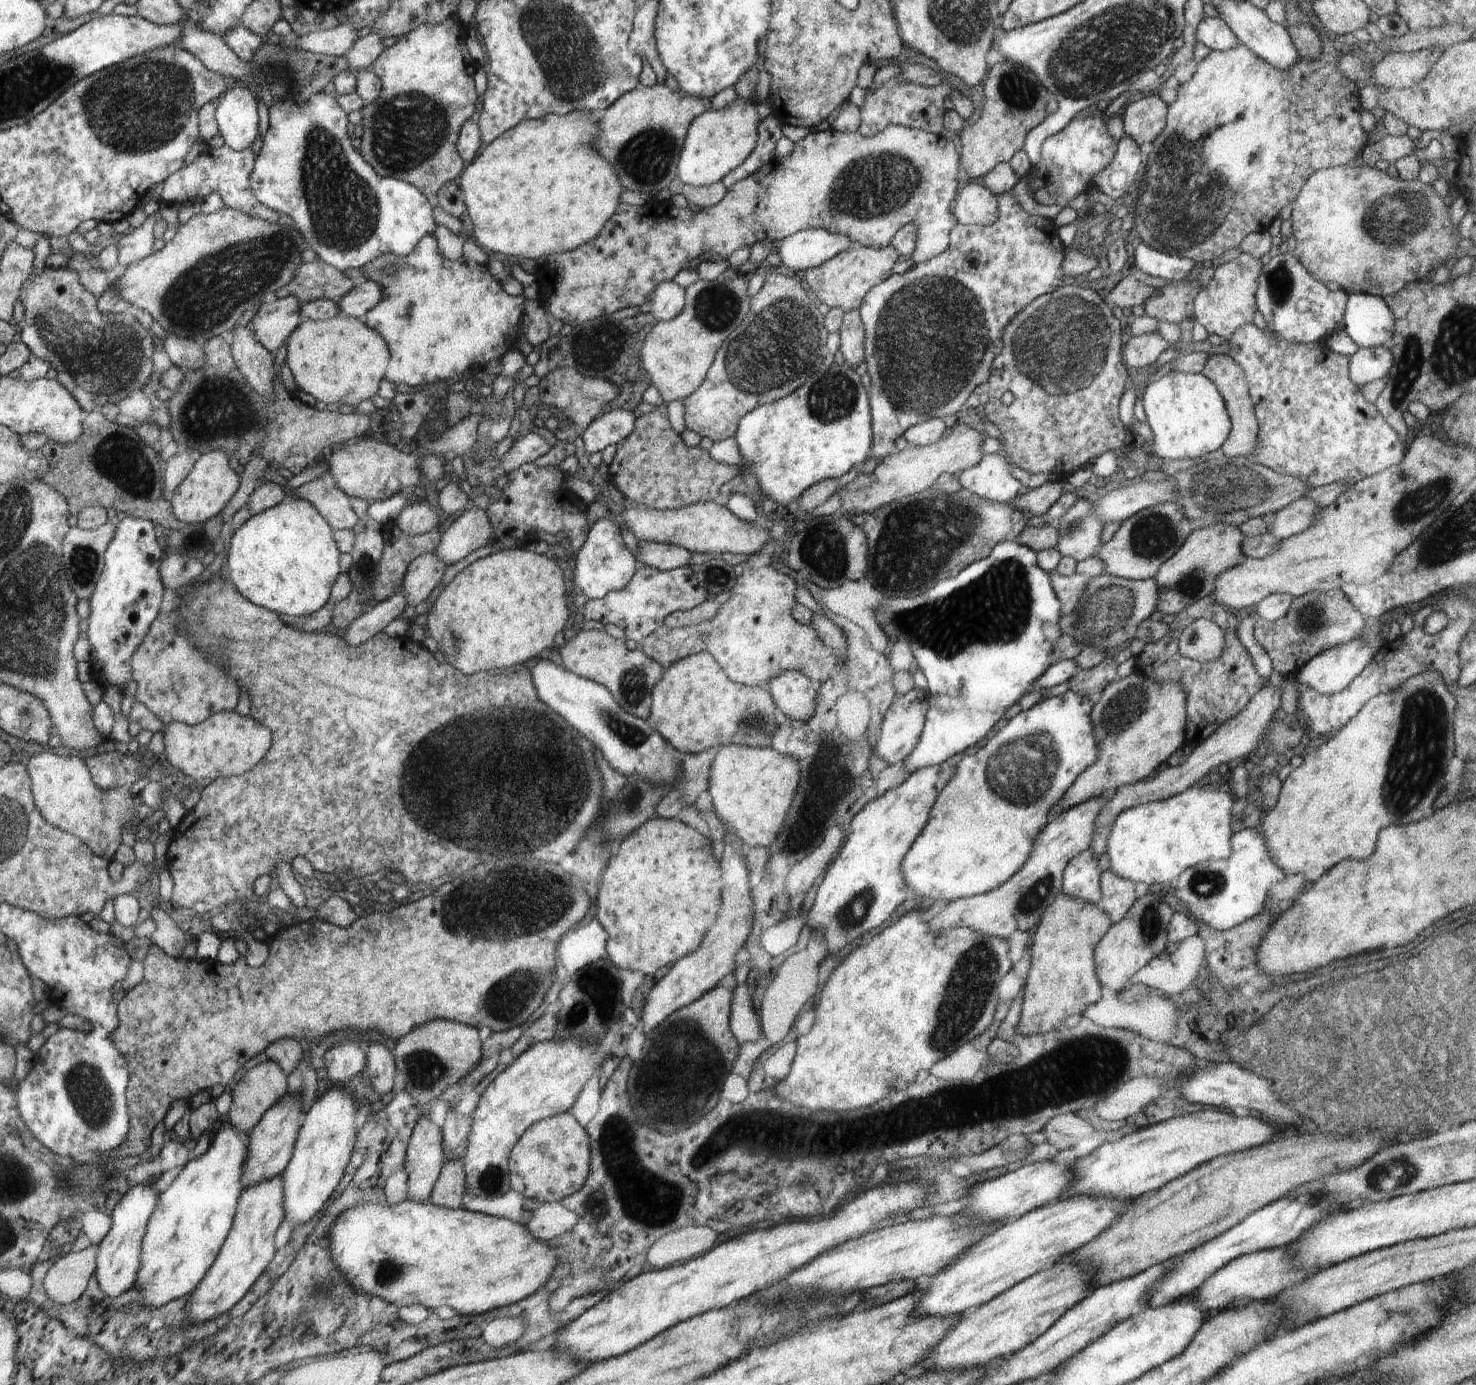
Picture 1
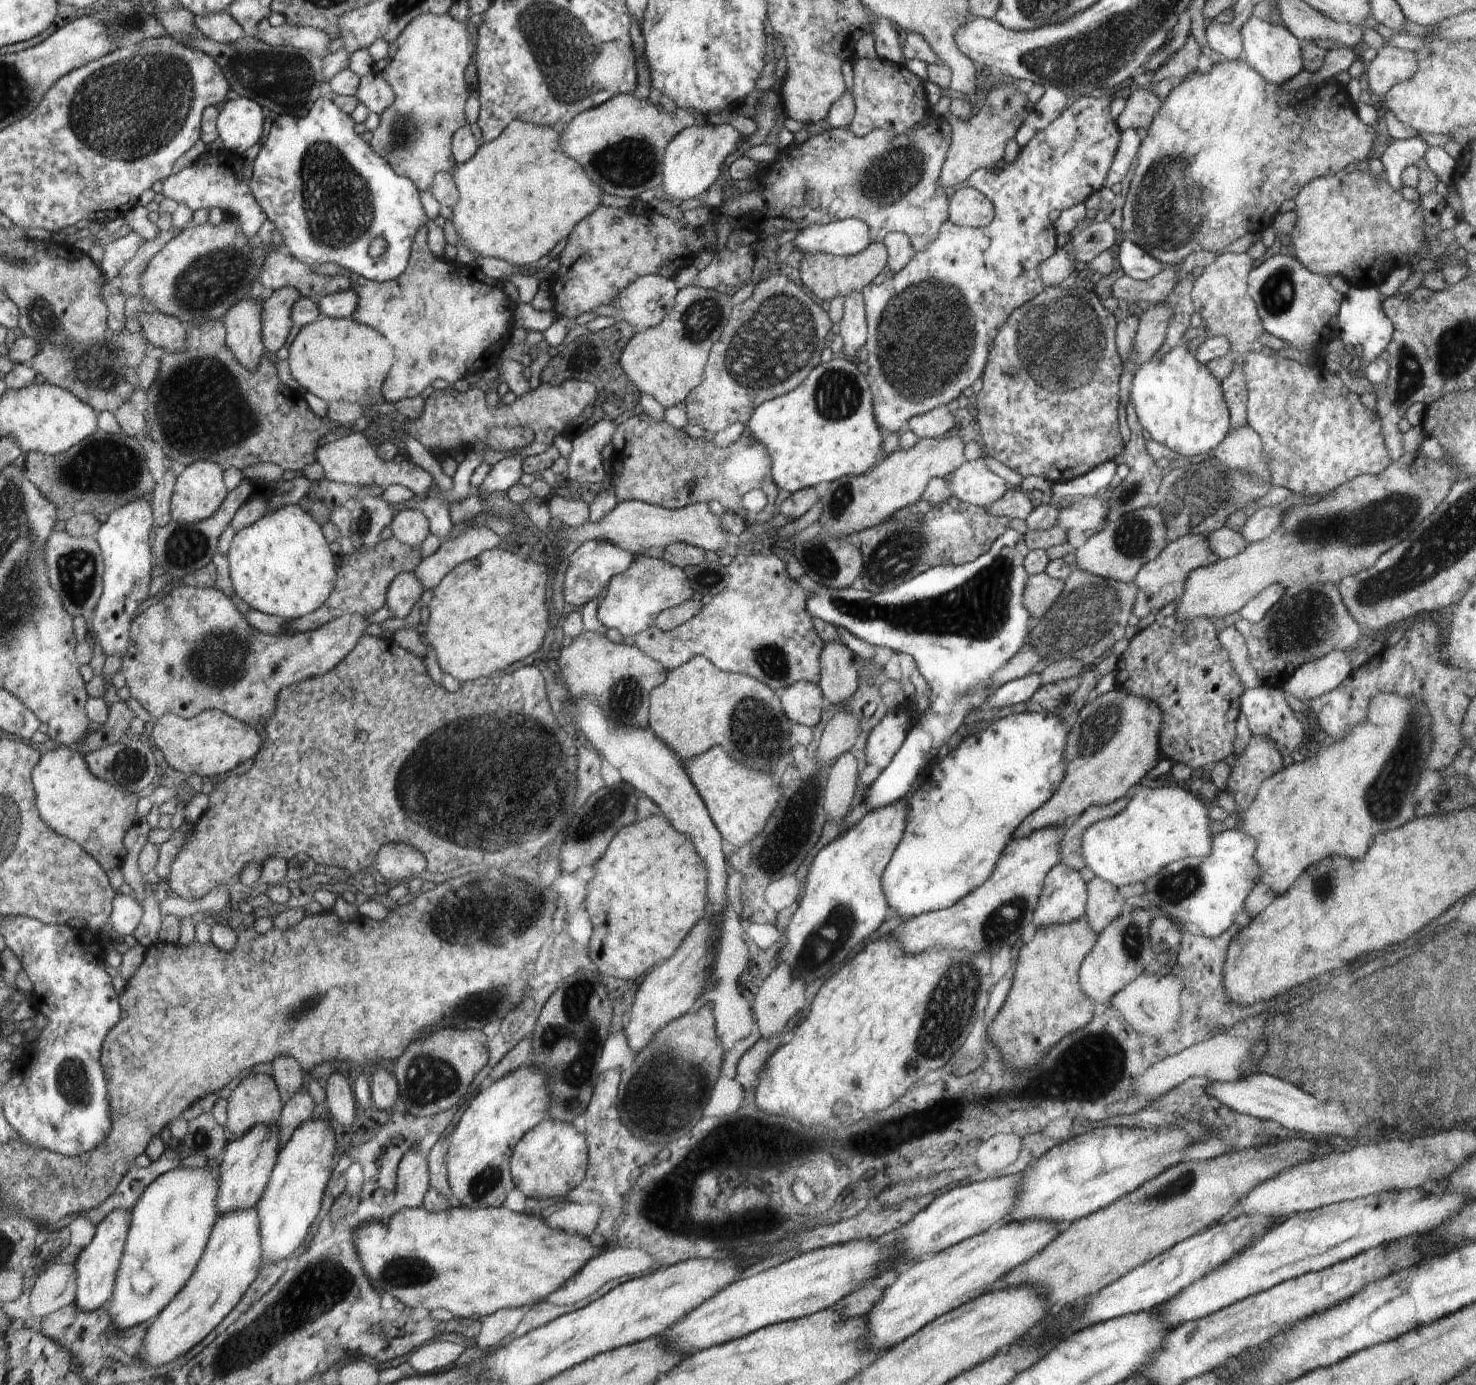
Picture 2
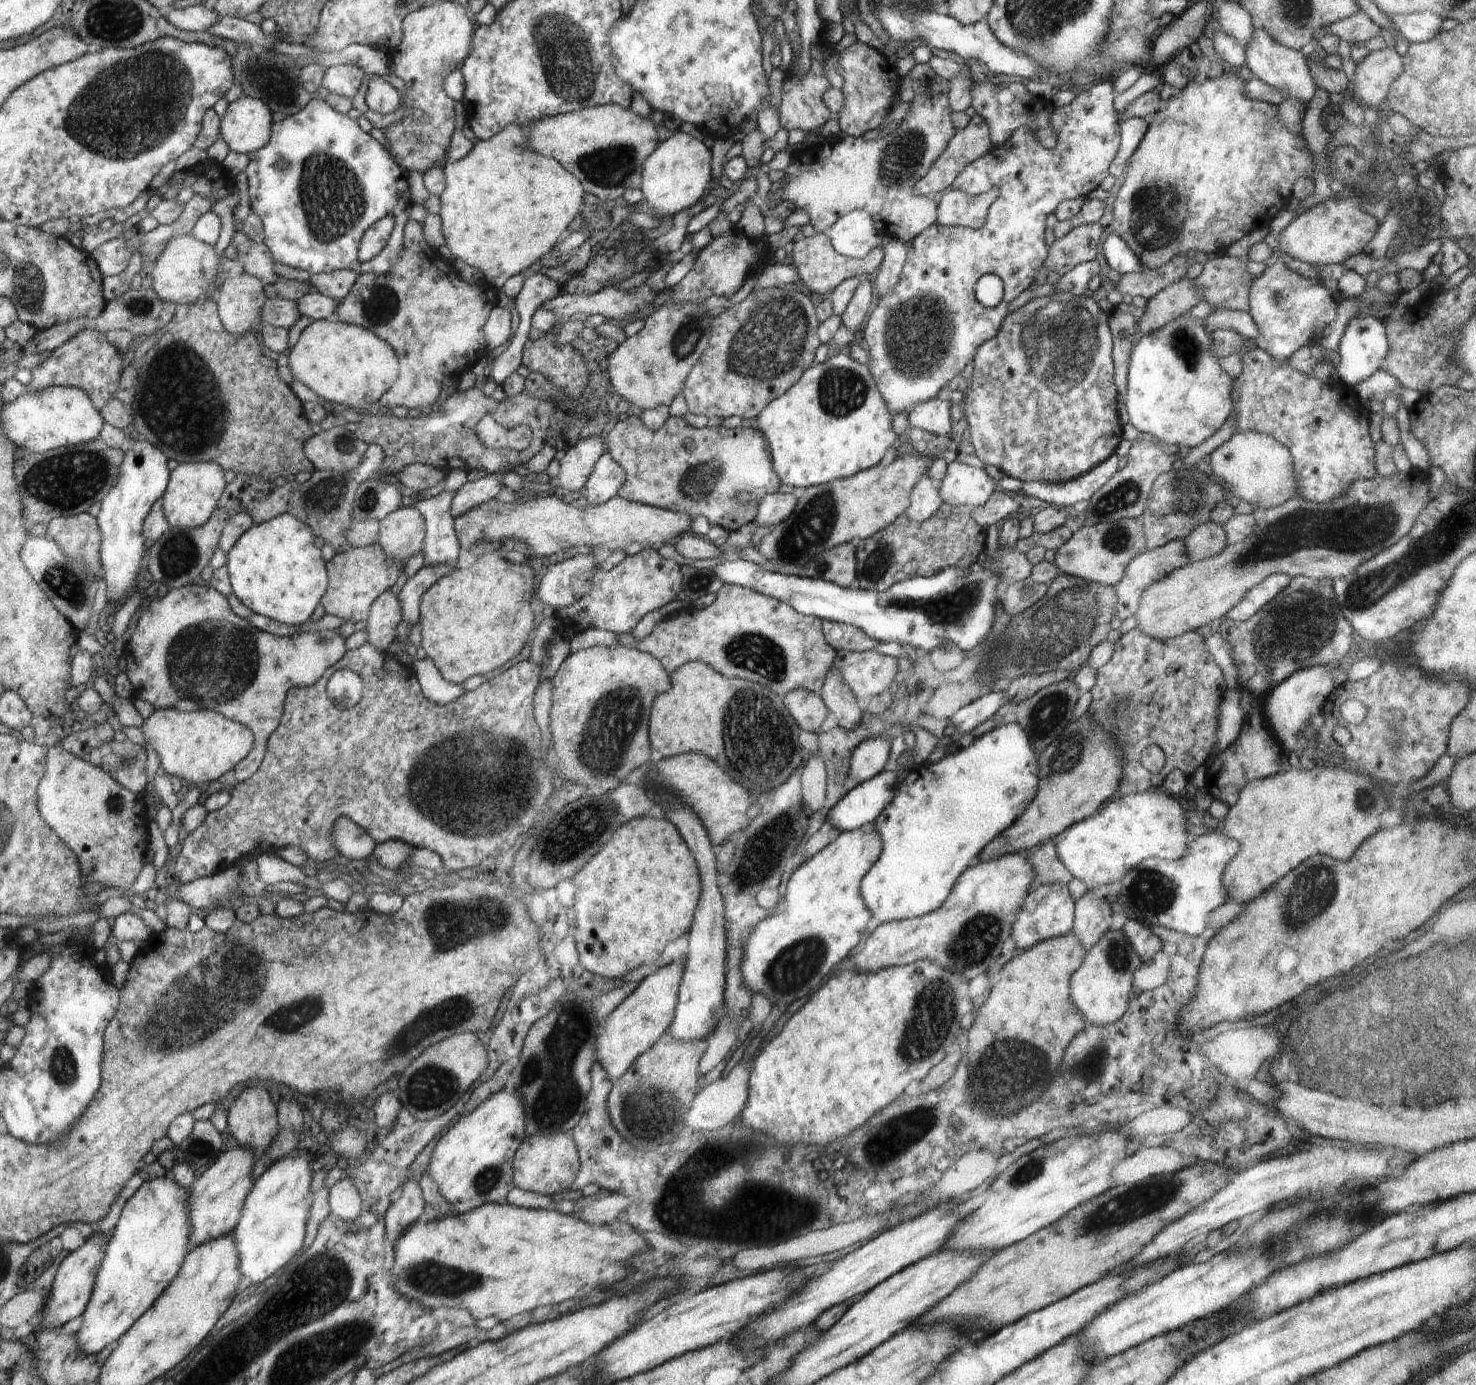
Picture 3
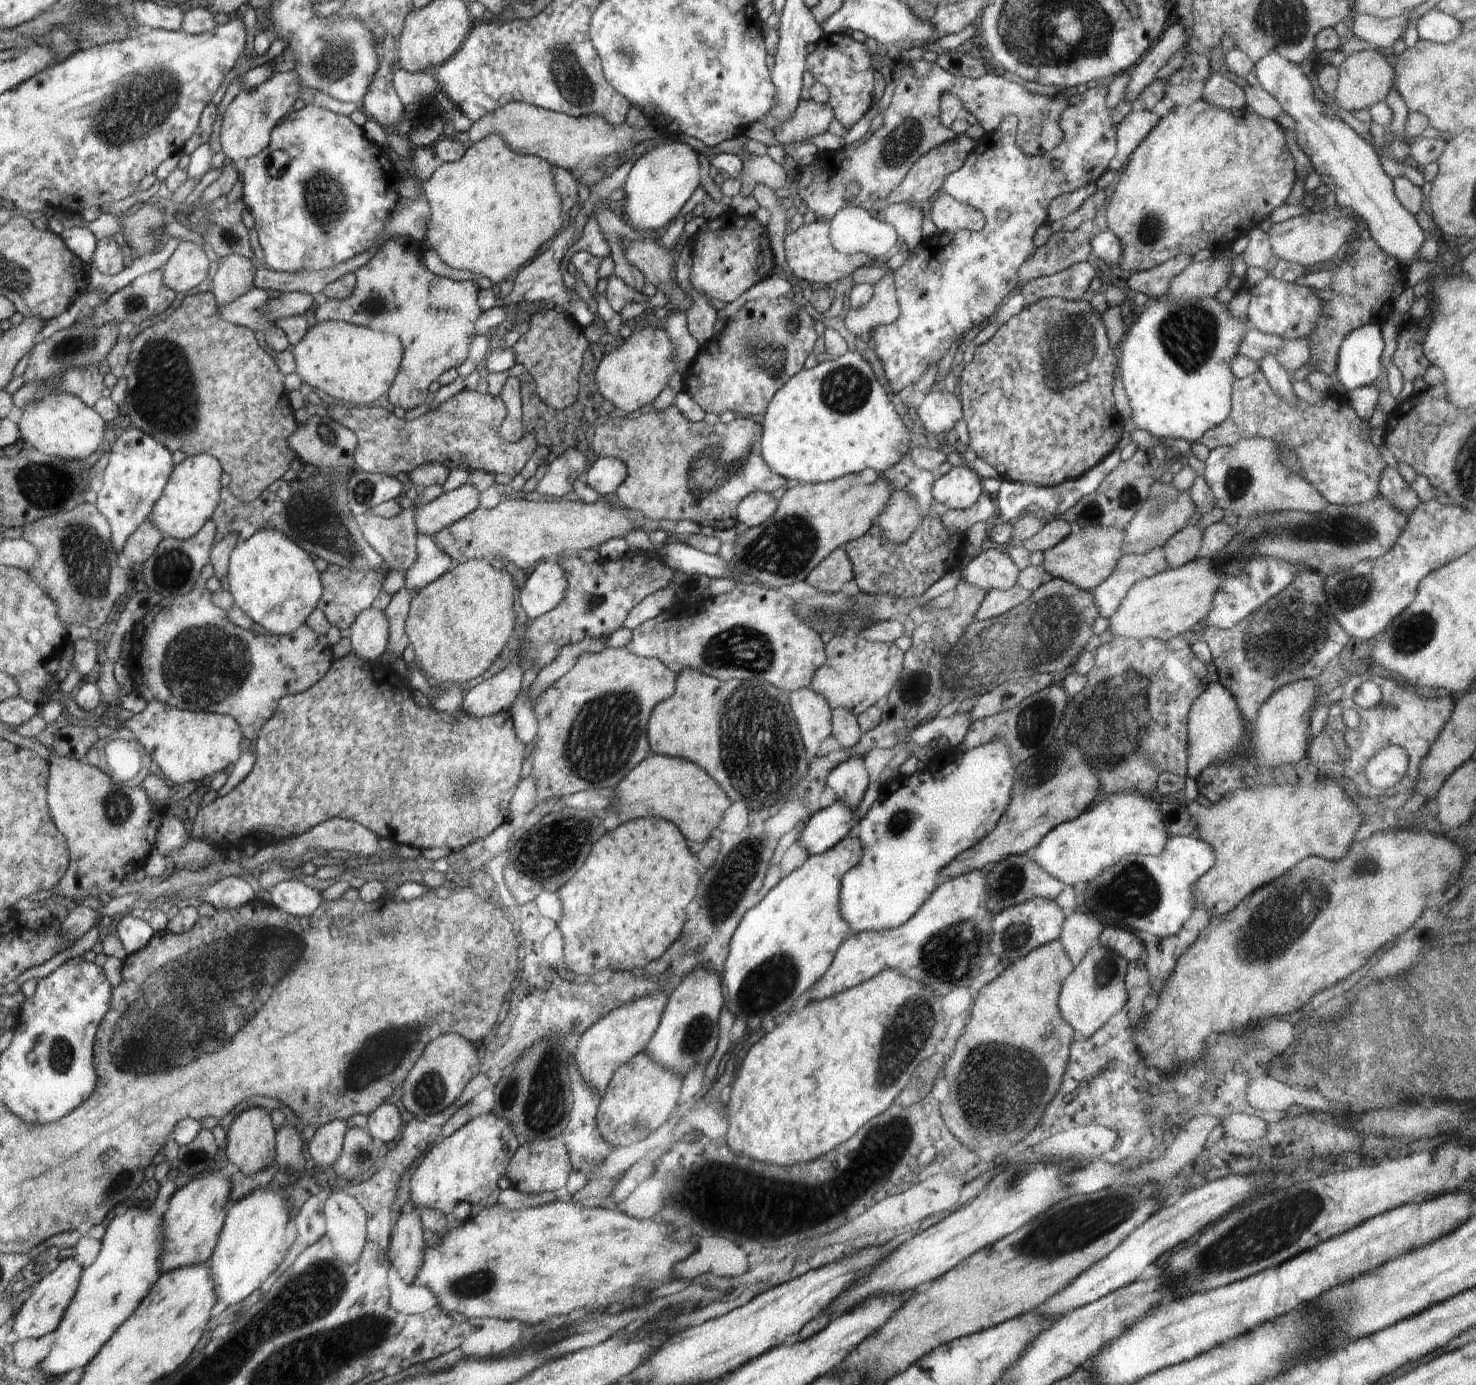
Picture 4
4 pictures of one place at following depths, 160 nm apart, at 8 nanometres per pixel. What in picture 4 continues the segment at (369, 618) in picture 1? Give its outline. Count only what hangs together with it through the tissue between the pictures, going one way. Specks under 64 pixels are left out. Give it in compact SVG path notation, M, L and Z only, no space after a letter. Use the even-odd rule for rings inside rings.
M204 584L186 594L164 597L131 630L132 650L126 667L138 696L146 701L160 701L185 711L208 711L230 715L240 724L251 746L261 729L277 712L282 698L301 693L316 685L329 669L334 657L326 635L318 634L307 624L287 635L259 634L231 622L225 611L214 605Z

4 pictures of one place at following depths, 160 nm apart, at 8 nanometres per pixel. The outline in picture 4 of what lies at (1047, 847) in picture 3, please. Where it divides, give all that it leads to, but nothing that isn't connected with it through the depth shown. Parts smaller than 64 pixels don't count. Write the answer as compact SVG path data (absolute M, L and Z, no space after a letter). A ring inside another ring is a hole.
M1030 853L1012 855L988 868L987 891L989 892L989 897L987 898L986 906L991 910L992 914L998 914L1009 906L1014 906L1033 898L1052 899L1054 901L1064 887L1065 884L1059 878L1040 868L1032 860Z

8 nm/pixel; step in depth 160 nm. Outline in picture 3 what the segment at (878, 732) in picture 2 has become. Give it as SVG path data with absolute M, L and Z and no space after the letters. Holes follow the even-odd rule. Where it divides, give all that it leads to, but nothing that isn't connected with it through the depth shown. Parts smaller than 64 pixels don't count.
M876 737L863 740L852 752L849 760L849 778L858 778L861 783L884 770L892 740Z

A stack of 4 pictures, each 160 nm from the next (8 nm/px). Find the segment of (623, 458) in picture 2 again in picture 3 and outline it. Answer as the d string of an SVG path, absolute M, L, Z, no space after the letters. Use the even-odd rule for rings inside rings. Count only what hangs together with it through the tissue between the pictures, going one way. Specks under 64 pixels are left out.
M632 415L614 425L605 438L605 446L606 451L625 472L624 482L617 492L620 498L686 513L690 518L706 516L712 527L722 526L729 532L740 530L754 521L759 502L770 492L778 492L780 486L780 476L773 469L769 441L760 429L742 426L736 429L727 429L724 426L697 429L688 425L684 417L669 416L660 430L652 432L644 426L641 417ZM688 438L694 442L691 448L686 446ZM741 492L748 492L751 496L751 501L745 507L740 506L737 501Z

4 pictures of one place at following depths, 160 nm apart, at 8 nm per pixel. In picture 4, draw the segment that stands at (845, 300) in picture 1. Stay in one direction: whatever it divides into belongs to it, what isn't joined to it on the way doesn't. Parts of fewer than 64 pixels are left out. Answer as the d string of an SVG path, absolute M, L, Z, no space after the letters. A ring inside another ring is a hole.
M816 220L810 224L804 224L801 228L793 231L784 239L786 261L795 276L803 283L813 286L831 286L838 284L846 277L864 267L868 262L868 256L864 253L856 253L852 256L842 254L829 239L829 224Z

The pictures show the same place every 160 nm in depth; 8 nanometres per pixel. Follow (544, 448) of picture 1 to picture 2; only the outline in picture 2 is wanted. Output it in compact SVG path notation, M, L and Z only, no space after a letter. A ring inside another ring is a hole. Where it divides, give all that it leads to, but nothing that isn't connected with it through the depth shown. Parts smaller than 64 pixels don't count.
M510 455L492 466L482 484L473 491L479 494L492 493L495 490L508 490L520 480L523 474L523 456Z

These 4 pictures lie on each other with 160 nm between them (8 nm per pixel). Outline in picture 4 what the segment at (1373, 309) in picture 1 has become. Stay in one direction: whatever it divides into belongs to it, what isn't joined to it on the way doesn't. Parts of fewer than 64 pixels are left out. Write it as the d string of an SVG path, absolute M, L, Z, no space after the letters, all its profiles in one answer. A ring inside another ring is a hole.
M1368 322L1354 329L1340 345L1334 372L1335 380L1340 381L1348 391L1372 384L1380 374L1382 350L1384 350L1384 339L1382 339L1381 324Z

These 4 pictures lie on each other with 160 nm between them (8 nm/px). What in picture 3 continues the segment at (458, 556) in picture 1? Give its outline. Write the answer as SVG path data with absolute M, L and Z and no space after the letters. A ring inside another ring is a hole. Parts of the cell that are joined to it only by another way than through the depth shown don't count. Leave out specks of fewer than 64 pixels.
M449 564L424 565L416 574L403 579L398 590L399 601L403 612L403 620L410 623L411 628L421 618L421 600L423 594L443 576L450 574Z

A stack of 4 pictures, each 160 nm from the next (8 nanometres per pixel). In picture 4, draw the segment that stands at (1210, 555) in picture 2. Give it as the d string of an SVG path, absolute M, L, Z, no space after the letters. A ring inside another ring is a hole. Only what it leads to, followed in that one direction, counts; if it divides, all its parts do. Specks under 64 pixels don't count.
M1163 547L1153 548L1143 555L1122 555L1114 572L1090 591L1099 610L1099 616L1110 618L1116 614L1123 598L1134 584L1168 568Z

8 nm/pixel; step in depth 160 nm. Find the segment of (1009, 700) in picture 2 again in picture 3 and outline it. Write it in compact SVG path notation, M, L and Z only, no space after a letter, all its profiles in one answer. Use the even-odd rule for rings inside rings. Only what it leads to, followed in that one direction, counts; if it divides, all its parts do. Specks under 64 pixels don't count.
M992 690L968 706L961 708L952 716L950 731L969 732L994 716L995 712L1007 702L1007 694L1003 690Z

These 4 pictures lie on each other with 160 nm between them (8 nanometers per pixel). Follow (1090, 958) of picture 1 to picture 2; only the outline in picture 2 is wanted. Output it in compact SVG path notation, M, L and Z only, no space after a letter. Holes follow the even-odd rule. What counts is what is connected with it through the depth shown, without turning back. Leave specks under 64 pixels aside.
M1082 917L1038 927L1032 940L1021 946L1010 992L988 1029L989 1039L999 1048L1008 1068L1022 1070L1036 1064L1062 1037L1092 1020L1095 1002L1082 990L1078 971L1097 936Z

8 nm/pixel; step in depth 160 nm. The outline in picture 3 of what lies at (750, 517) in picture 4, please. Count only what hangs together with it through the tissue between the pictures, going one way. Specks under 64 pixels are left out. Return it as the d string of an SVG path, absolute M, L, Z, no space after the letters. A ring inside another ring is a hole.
M799 493L767 494L757 506L754 522L757 526L772 527L792 516L799 499Z

